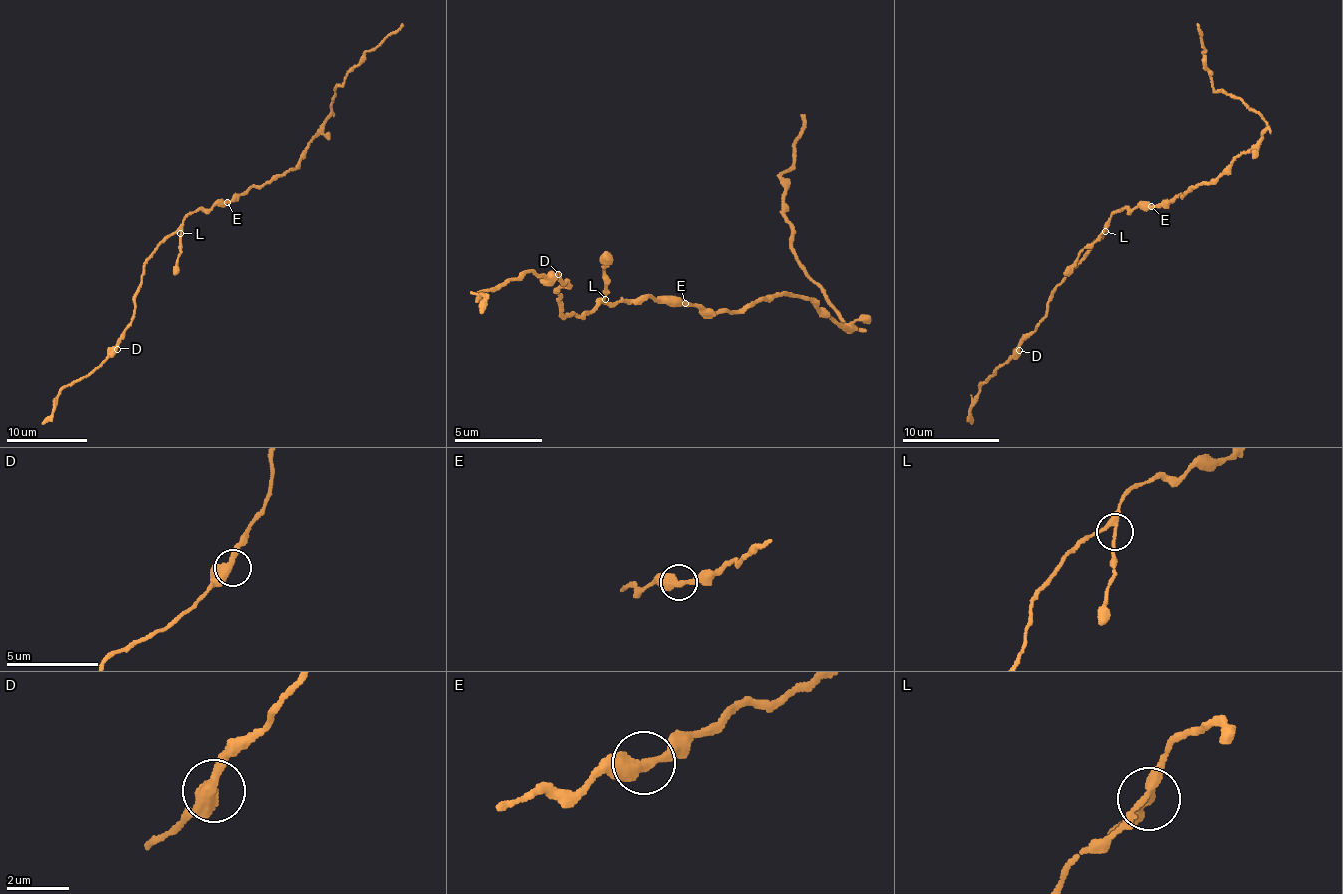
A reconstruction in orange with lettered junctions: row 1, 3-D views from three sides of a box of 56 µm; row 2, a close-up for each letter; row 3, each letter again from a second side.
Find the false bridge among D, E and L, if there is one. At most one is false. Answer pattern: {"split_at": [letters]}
{"split_at": ["E"]}

